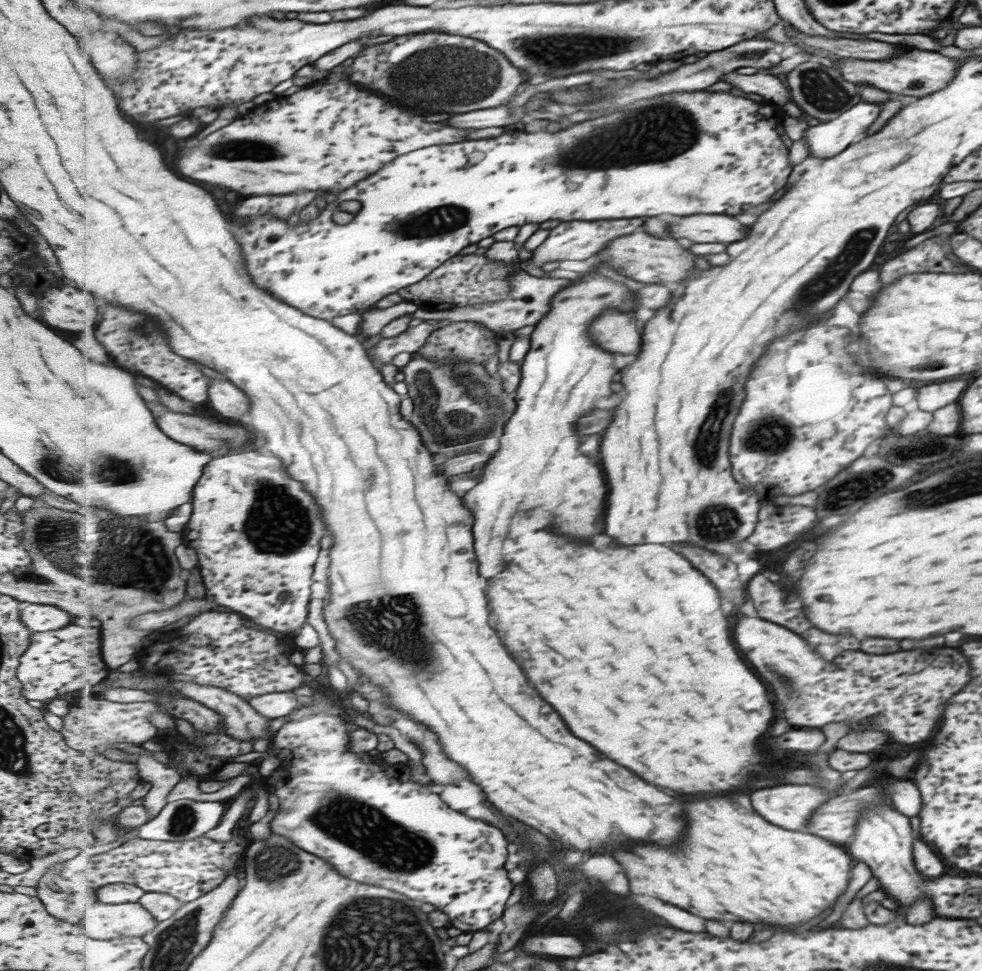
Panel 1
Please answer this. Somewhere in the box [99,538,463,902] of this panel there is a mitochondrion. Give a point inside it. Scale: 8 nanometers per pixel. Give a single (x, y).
(337, 814)

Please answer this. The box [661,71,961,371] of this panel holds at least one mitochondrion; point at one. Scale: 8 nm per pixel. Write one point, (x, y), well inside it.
(803, 303)

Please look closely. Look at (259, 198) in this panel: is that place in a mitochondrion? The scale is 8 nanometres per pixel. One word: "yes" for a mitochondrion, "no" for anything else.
no

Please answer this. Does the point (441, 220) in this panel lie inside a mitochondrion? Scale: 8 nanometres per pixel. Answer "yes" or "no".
yes

